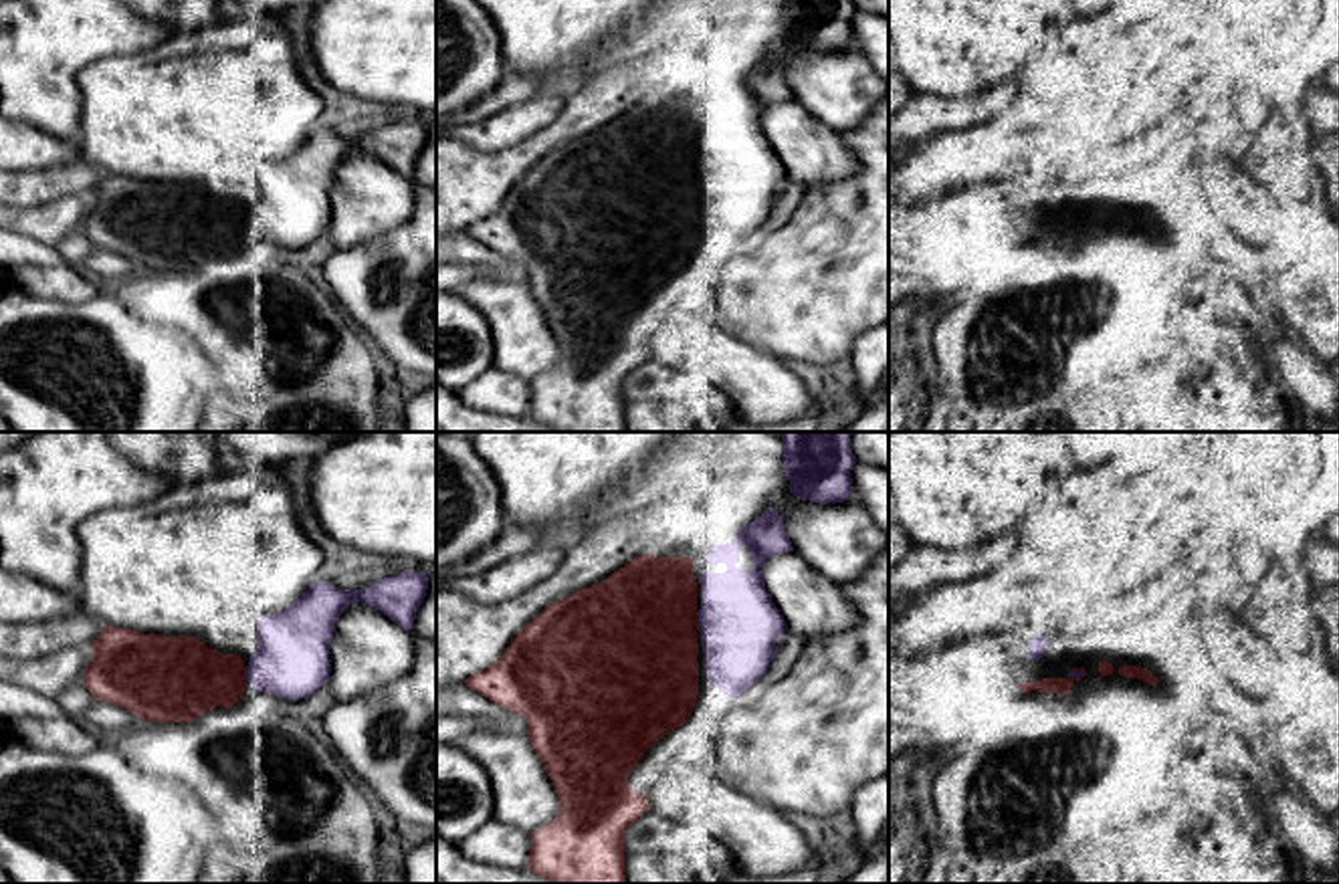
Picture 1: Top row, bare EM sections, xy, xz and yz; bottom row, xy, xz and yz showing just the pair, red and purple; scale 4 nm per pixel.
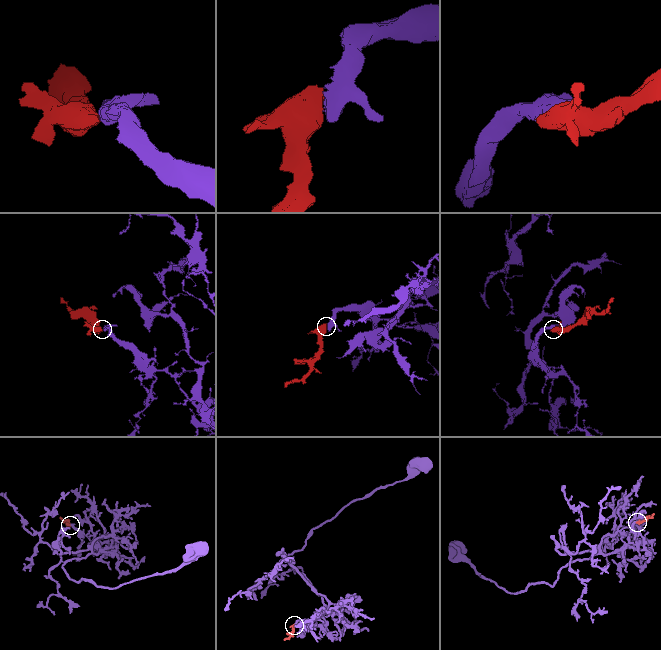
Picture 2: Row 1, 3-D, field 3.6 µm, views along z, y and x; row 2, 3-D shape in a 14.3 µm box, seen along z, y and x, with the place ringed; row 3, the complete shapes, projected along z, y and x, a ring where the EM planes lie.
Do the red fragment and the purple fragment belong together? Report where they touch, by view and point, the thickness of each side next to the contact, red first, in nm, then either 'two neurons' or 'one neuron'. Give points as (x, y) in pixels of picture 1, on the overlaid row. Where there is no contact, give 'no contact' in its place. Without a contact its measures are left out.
xz (695, 620) | 500/320 nm | one neuron

